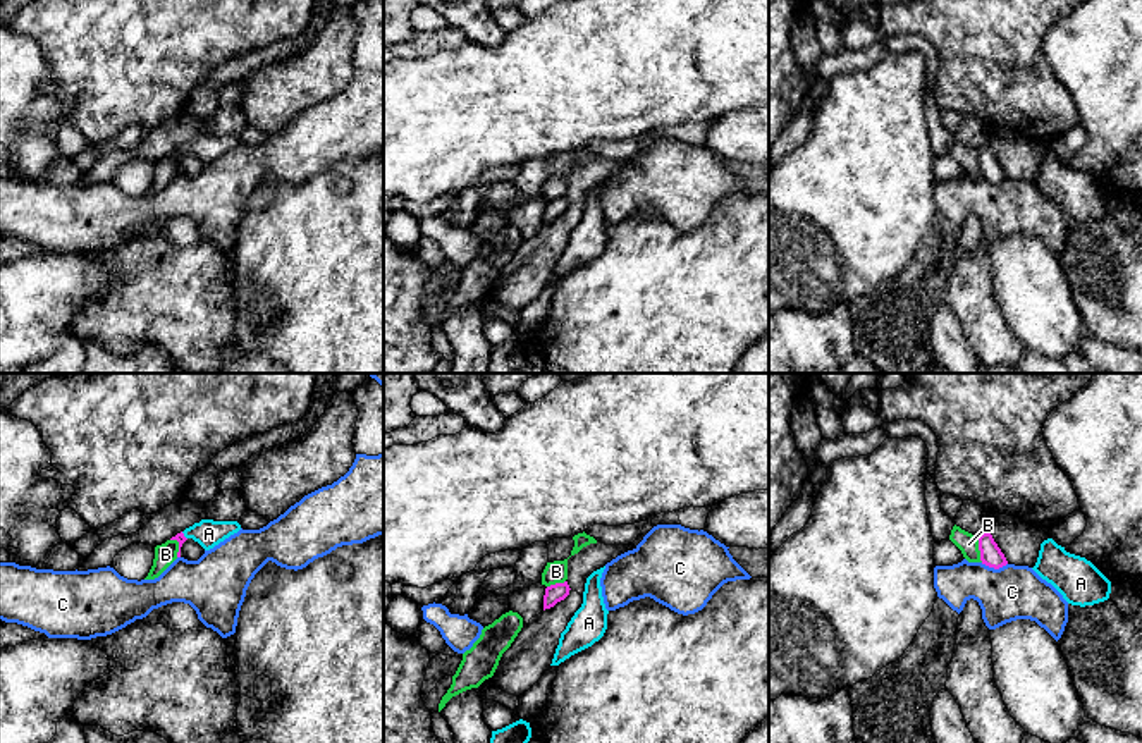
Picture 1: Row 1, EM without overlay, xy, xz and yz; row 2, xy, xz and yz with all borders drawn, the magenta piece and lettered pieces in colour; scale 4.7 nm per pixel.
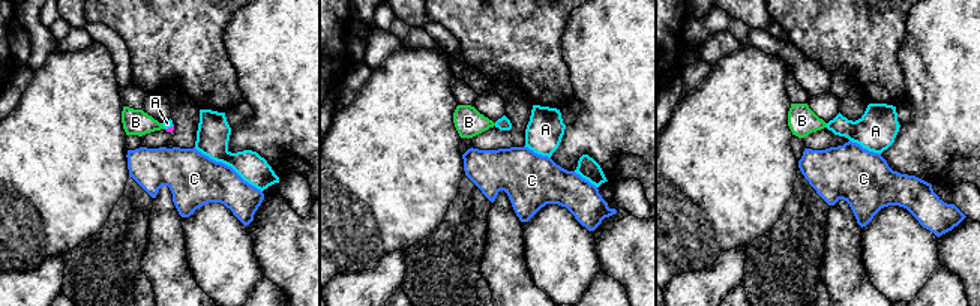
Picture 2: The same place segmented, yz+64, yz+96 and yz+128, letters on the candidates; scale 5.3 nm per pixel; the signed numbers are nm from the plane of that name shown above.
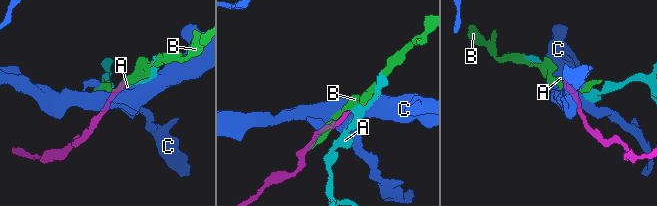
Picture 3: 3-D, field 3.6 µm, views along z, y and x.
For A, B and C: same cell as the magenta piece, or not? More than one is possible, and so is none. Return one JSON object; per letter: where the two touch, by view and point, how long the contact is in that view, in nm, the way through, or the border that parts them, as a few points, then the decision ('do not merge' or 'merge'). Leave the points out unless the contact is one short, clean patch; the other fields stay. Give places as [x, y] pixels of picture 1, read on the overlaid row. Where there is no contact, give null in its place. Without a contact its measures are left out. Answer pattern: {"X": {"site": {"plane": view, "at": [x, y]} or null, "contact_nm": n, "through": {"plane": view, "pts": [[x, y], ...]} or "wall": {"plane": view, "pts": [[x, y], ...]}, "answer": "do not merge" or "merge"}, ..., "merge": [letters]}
{"A": {"site": {"plane": "xy", "at": [183, 535]}, "contact_nm": 50, "through": {"plane": "xy", "pts": [[179, 537], [183, 535], [208, 534]]}, "answer": "merge"}, "B": {"site": {"plane": "yz", "at": [979, 549]}, "contact_nm": 120, "wall": {"plane": "yz", "pts": [[976, 537], [982, 561]]}, "answer": "do not merge"}, "C": {"site": {"plane": "yz", "at": [994, 568]}, "contact_nm": 130, "answer": "do not merge"}, "merge": ["A"]}

